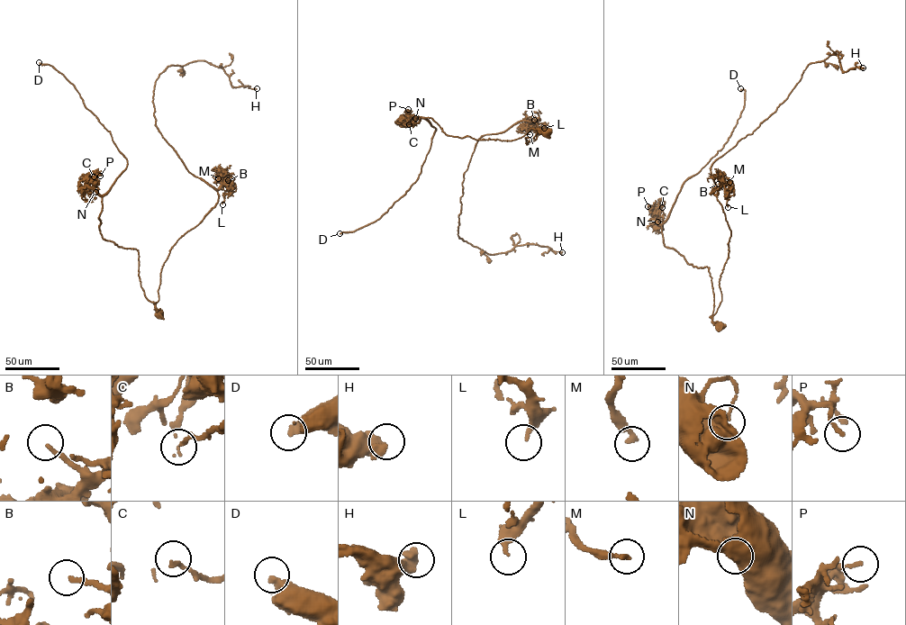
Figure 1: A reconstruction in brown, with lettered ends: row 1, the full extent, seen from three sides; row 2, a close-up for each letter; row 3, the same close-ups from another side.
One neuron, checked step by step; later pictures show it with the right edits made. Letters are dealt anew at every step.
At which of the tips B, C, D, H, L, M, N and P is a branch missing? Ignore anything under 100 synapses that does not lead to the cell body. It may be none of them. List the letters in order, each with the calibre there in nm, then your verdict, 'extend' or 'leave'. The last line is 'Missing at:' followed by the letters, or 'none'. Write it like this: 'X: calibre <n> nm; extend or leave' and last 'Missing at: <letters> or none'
B: calibre 170 nm; leave
C: calibre 170 nm; leave
D: calibre 400 nm; extend
H: calibre 600 nm; leave
L: calibre 260 nm; leave
M: calibre 280 nm; leave
N: calibre 80 nm; leave
P: calibre 130 nm; leave
Missing at: D

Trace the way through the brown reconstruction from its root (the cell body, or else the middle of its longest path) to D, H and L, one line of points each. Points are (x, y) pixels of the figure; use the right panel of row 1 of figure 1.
D: (719, 327), (710, 317), (708, 267), (665, 246), (662, 226), (682, 184), (728, 140), (744, 104), (740, 88)
H: (719, 327), (731, 232), (711, 166), (808, 65), (838, 50), (843, 70), (863, 67)
L: (719, 327), (712, 318), (721, 301), (719, 281), (731, 236), (717, 199), (718, 191), (724, 185), (728, 207)

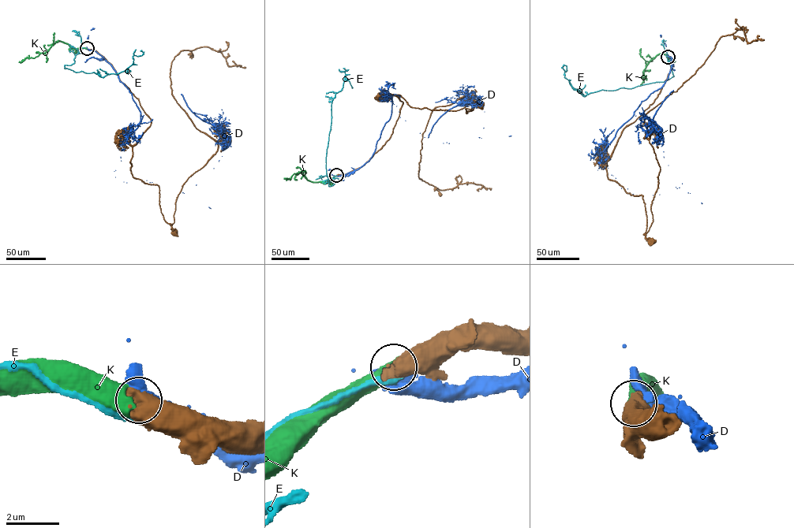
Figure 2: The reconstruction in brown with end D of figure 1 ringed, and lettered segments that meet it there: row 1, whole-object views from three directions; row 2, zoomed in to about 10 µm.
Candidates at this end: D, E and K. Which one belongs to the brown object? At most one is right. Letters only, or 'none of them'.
K

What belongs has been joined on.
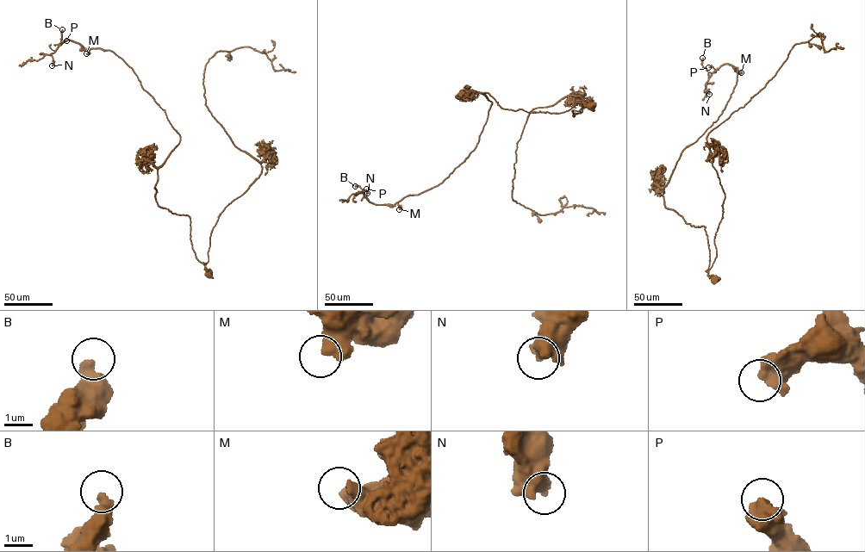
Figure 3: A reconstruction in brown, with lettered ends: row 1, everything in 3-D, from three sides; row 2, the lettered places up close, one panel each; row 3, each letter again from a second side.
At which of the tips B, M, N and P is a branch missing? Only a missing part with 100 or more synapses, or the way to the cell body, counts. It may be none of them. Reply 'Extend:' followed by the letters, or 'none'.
Extend: none

